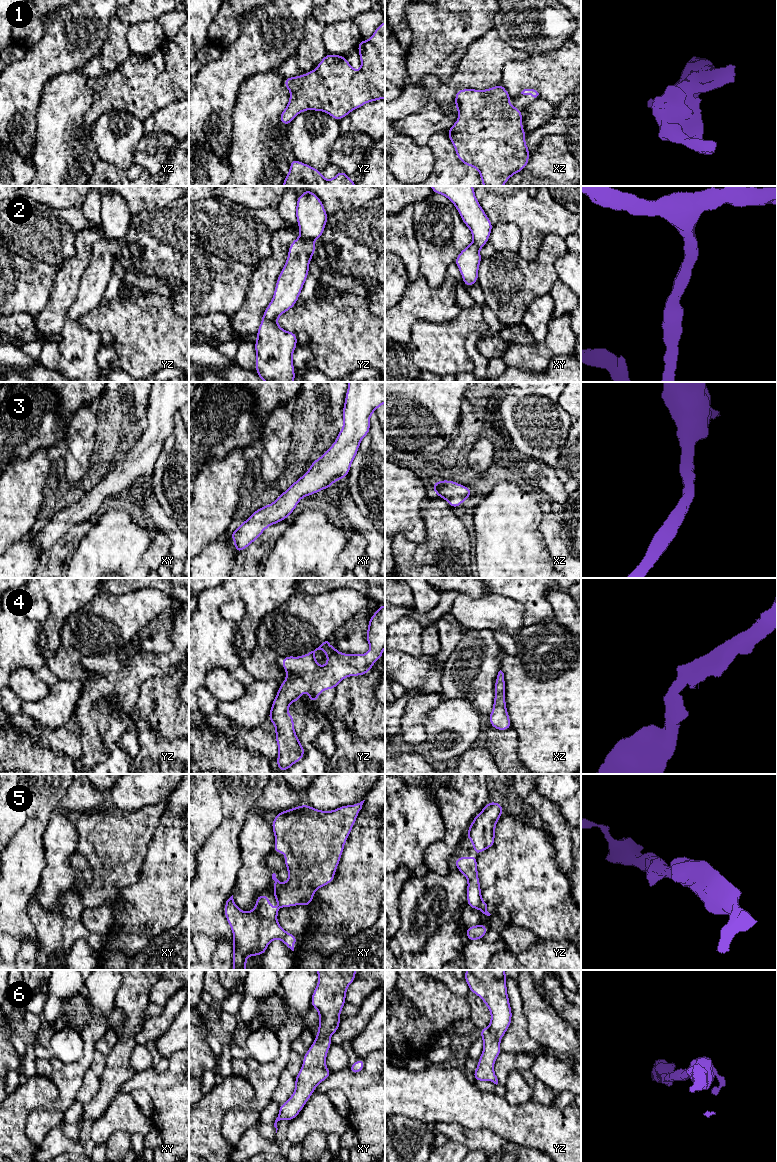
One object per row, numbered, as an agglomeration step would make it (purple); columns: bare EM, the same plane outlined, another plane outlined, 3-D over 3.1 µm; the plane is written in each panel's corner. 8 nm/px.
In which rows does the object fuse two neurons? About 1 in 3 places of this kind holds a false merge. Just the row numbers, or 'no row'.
5

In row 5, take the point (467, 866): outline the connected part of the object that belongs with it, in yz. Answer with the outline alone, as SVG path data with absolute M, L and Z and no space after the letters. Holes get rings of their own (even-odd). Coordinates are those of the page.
M478 856L460 857L455 860L455 867L467 878L467 905L472 909L478 909L483 902L477 869Z

